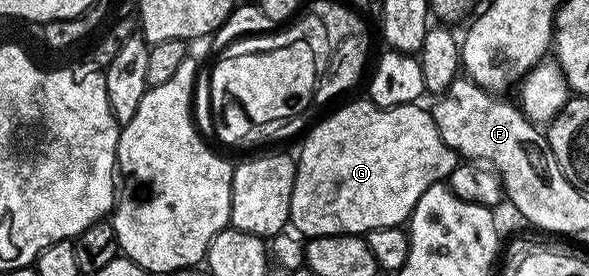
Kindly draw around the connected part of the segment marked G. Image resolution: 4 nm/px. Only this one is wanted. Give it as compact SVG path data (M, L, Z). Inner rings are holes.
M362 99L355 100L352 104L337 109L332 116L327 116L320 124L313 125L311 133L304 138L303 145L299 148L299 156L297 155L295 165L289 224L292 229L295 227L303 235L303 238L312 236L357 236L371 232L374 228L398 228L406 225L407 221L411 219L411 211L417 206L417 198L421 198L421 194L425 194L425 190L429 190L429 186L444 183L451 177L453 170L461 162L459 153L454 152L449 146L445 146L445 142L435 125L435 120L426 107L424 109L419 108L418 103L413 103L393 106L392 108L378 108L376 104L371 103L370 99Z

